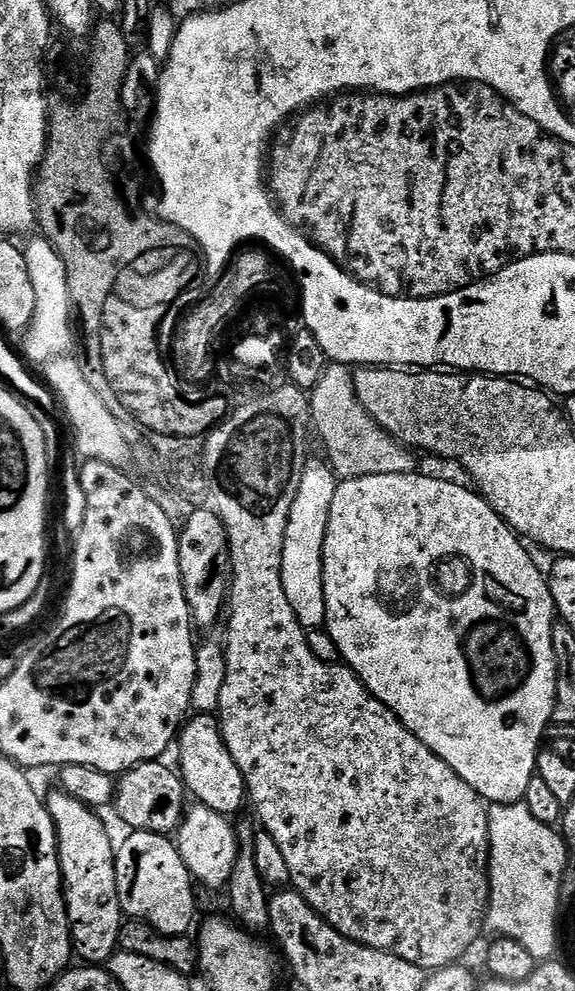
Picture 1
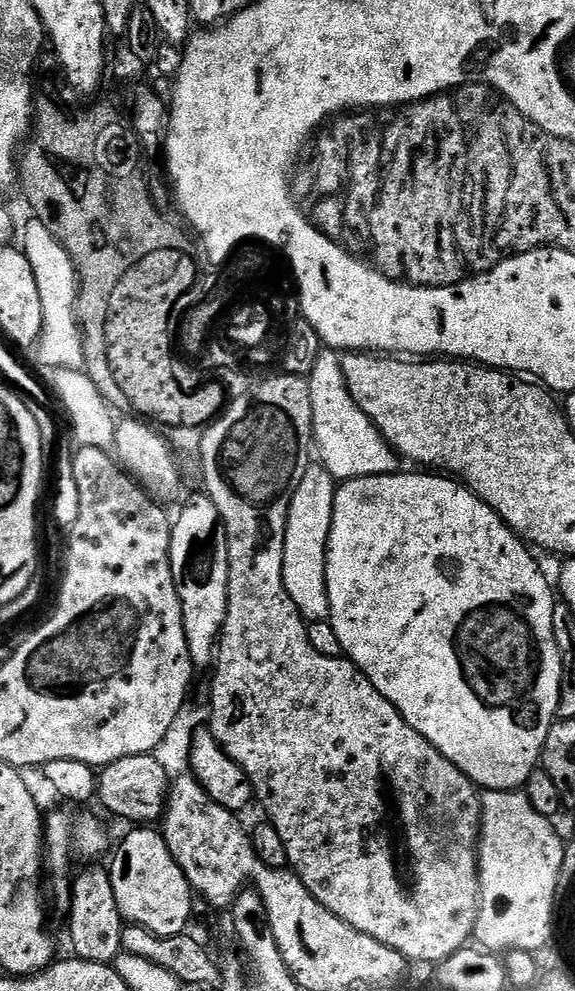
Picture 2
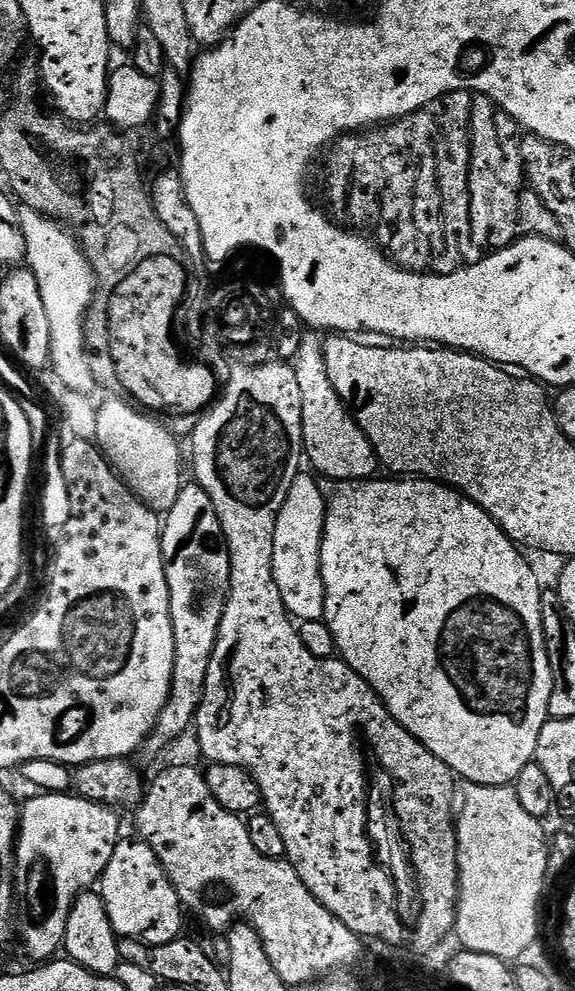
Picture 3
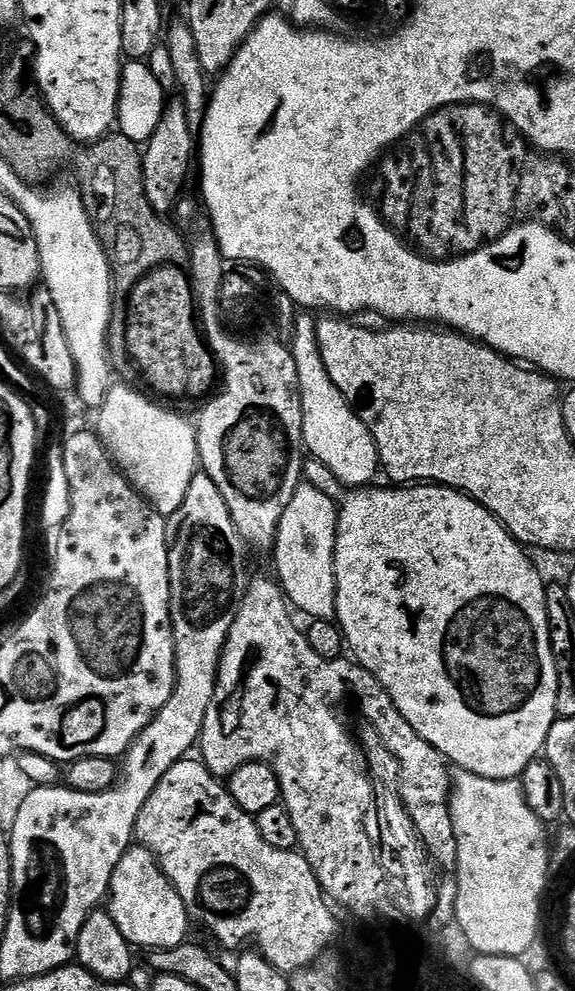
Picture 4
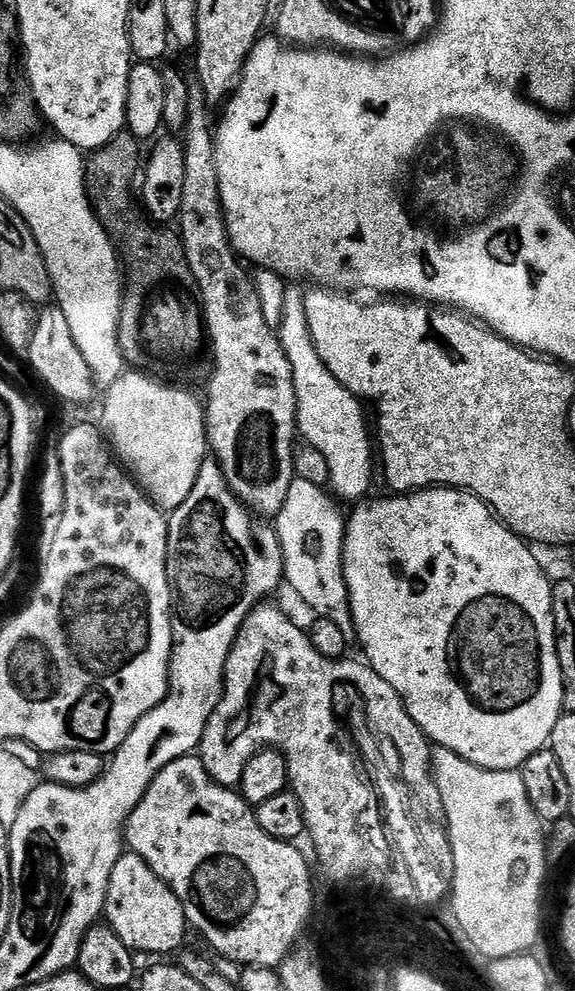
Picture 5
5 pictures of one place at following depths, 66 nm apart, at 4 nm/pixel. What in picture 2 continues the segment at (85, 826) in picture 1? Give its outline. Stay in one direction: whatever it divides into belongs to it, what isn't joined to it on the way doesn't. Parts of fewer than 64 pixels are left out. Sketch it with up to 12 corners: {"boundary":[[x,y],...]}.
{"boundary":[[100,866],[75,877],[68,936],[81,960],[122,952],[118,902]]}

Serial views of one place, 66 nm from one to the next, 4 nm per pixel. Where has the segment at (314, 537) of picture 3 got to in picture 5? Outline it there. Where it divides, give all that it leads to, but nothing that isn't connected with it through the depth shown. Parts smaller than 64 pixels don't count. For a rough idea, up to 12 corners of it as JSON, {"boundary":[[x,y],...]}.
{"boundary":[[295,479],[274,527],[286,584],[351,633],[346,516]]}

